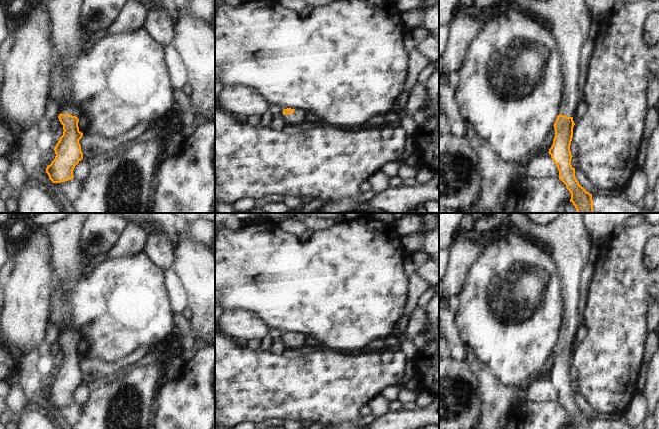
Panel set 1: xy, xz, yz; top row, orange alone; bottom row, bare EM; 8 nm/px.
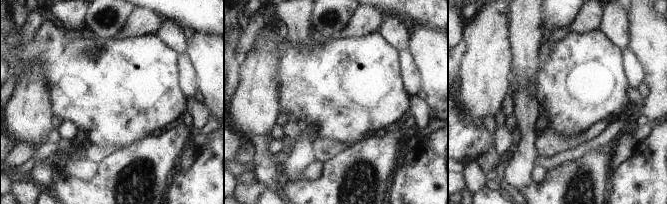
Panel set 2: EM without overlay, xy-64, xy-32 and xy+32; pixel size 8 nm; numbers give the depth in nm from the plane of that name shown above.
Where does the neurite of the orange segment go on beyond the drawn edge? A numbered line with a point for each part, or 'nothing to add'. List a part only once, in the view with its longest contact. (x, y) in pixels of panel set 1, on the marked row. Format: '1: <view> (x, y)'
1: xy (68, 109)

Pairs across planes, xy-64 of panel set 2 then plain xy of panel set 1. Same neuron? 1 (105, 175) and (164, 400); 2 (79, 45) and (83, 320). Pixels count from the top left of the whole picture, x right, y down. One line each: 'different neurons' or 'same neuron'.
1: different neurons
2: same neuron

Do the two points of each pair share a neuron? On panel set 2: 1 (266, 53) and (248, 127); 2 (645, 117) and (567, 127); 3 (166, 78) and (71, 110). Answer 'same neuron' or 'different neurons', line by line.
1: same neuron
2: different neurons
3: same neuron

